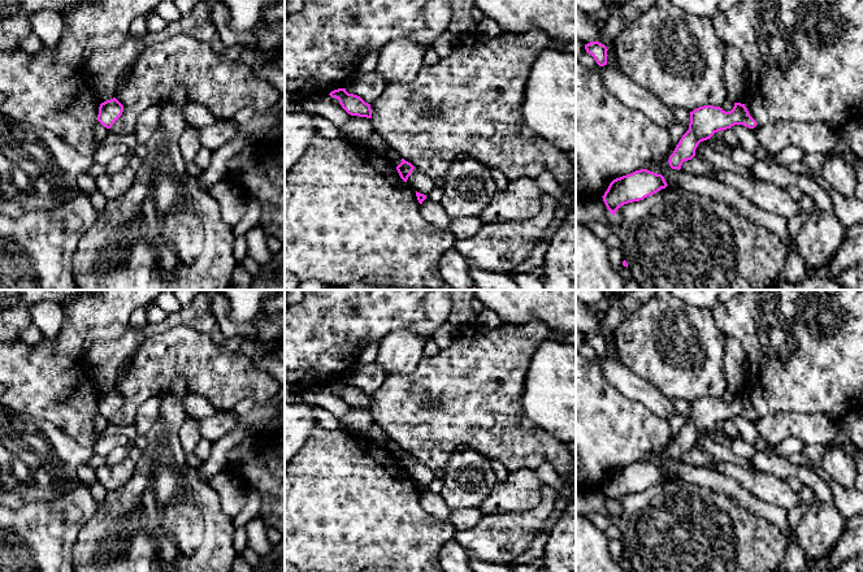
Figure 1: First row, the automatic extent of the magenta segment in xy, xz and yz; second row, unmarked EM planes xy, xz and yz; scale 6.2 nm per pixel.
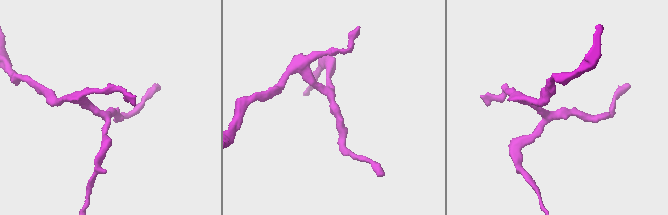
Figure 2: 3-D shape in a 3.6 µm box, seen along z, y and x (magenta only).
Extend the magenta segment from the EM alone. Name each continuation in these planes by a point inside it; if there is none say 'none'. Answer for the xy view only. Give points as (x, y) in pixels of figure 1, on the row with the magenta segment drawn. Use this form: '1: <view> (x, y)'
none

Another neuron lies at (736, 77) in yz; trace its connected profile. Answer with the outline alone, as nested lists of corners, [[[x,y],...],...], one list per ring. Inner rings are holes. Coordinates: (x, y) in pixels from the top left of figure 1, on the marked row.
[[[725,46],[724,84],[727,98],[732,103],[740,103],[747,91],[749,73],[742,52],[734,46]]]

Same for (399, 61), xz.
[[[409,36],[395,39],[378,52],[376,72],[382,75],[385,84],[408,83],[424,66],[425,51]]]

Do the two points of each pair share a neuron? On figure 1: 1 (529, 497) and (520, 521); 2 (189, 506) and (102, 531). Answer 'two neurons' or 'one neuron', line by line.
1: two neurons
2: one neuron

